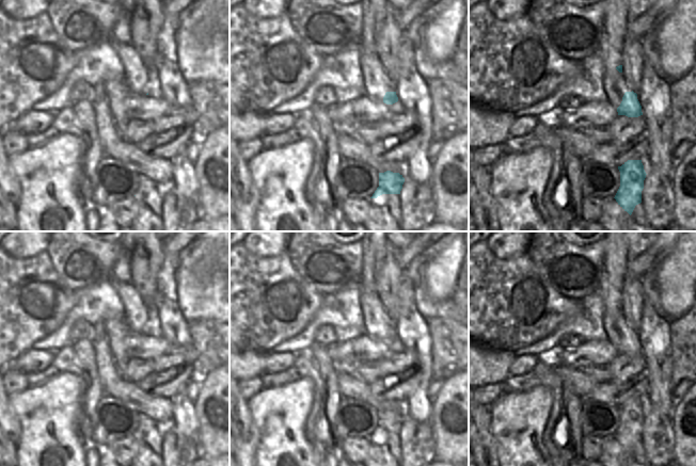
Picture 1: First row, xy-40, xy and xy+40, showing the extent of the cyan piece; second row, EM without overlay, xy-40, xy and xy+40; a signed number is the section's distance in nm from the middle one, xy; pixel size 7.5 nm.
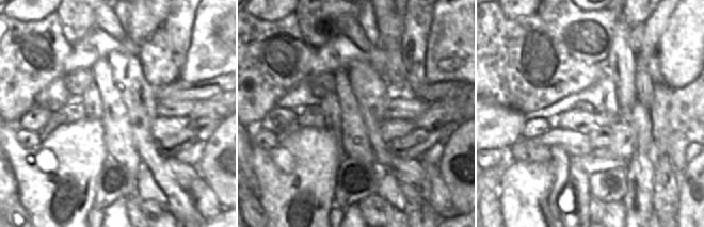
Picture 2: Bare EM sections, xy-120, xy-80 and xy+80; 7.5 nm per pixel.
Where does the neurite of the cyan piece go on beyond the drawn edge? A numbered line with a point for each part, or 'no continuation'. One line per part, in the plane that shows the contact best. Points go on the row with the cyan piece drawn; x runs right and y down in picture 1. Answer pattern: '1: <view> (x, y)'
no continuation

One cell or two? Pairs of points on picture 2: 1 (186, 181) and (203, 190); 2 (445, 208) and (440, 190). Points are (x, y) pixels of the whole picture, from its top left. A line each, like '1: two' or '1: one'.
1: two
2: one

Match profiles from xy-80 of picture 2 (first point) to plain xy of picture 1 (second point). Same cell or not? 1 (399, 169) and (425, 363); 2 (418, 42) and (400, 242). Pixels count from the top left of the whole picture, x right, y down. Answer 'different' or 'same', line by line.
1: different
2: different

